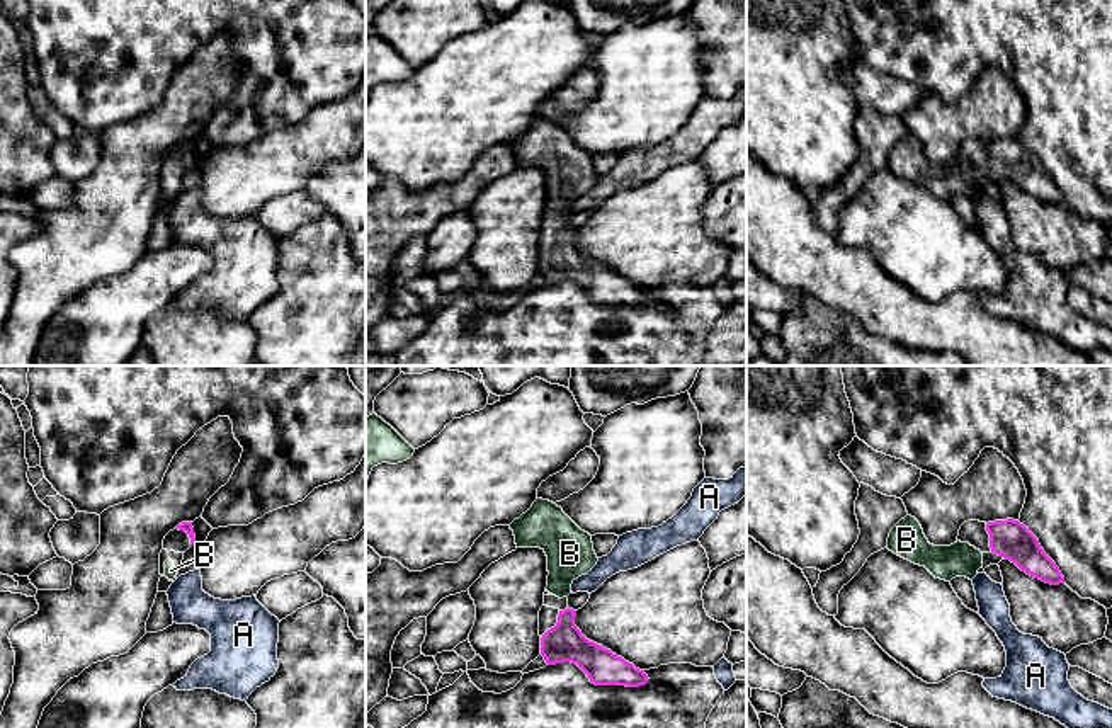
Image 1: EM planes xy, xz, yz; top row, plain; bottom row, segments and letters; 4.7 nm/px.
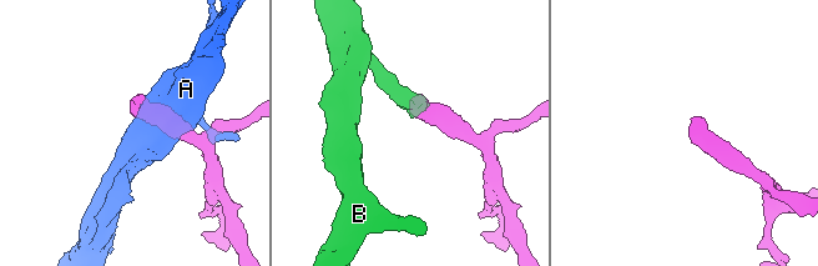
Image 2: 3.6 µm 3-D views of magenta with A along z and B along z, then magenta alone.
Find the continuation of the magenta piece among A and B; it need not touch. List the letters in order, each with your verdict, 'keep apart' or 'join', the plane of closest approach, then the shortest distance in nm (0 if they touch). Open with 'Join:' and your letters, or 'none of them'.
Join: B
A: keep apart | xz | 80 nm
B: join | yz | 50 nm

